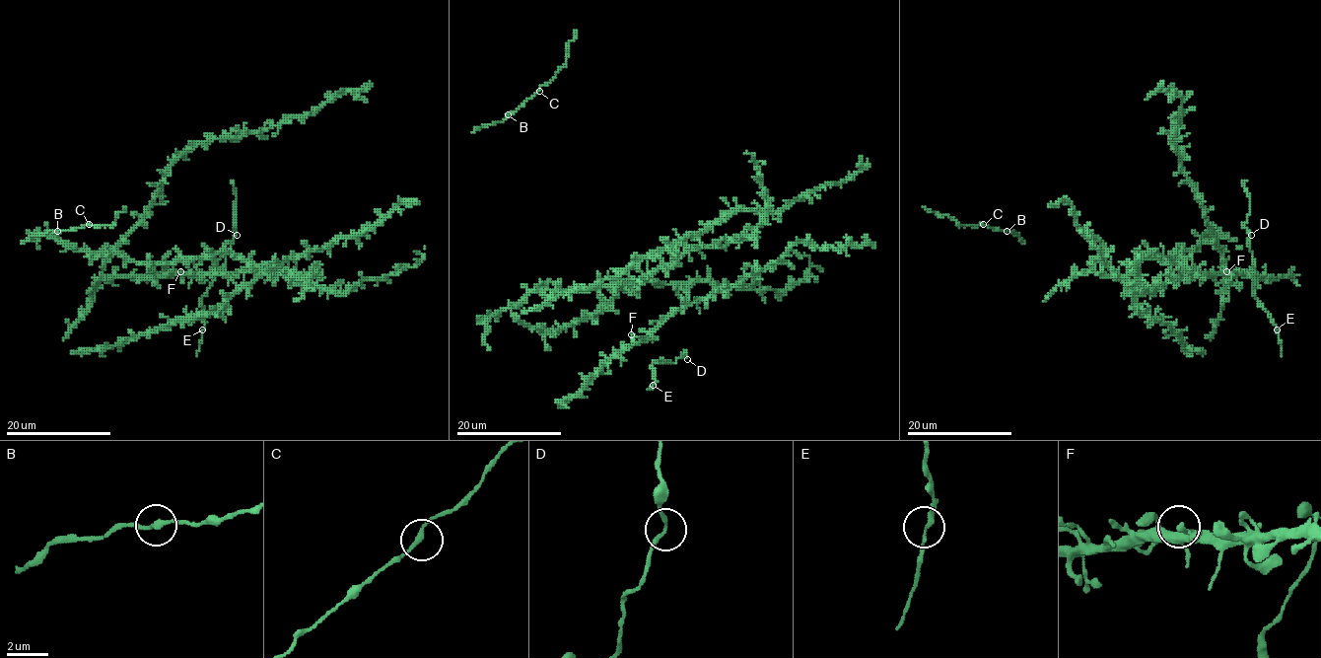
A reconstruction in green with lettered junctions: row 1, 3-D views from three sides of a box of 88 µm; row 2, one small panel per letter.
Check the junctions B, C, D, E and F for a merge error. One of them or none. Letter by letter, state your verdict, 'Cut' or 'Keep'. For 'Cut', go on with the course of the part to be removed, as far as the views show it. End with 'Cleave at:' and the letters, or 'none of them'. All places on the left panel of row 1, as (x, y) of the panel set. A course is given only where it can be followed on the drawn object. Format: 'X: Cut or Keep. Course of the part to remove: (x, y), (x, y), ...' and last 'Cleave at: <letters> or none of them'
B: Keep
C: Keep
D: Keep
E: Keep
F: Keep
Cleave at: none of them

